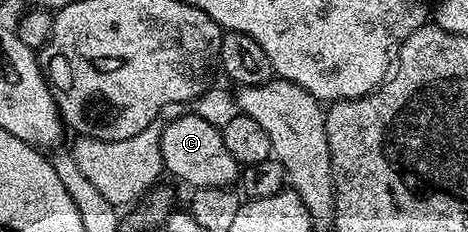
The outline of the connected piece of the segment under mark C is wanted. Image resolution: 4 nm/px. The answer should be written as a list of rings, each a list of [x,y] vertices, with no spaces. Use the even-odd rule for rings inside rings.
[[[195,112],[182,114],[163,125],[160,151],[163,153],[165,173],[183,178],[190,188],[203,186],[233,187],[240,178],[240,163],[224,148],[221,129],[208,123]]]

